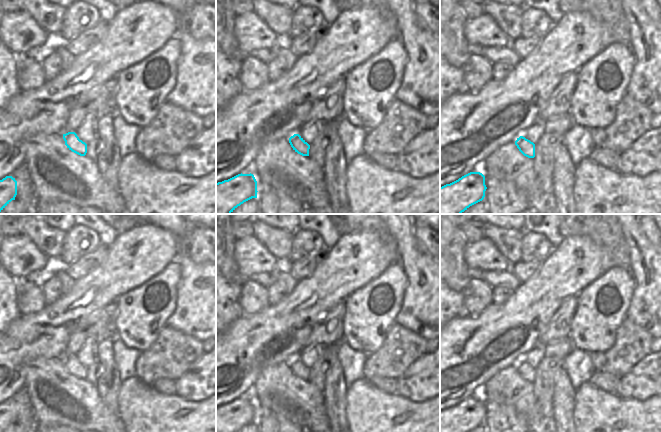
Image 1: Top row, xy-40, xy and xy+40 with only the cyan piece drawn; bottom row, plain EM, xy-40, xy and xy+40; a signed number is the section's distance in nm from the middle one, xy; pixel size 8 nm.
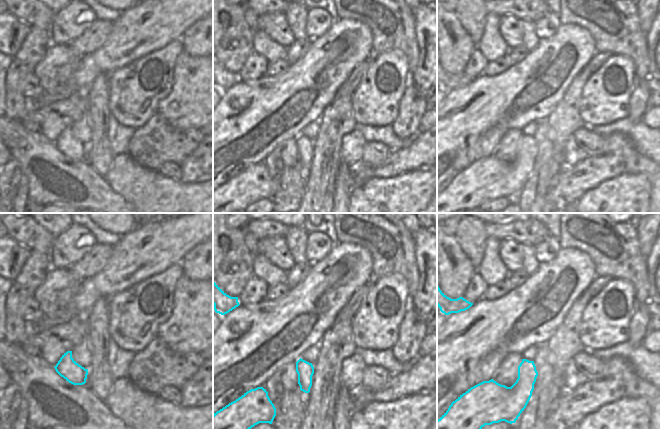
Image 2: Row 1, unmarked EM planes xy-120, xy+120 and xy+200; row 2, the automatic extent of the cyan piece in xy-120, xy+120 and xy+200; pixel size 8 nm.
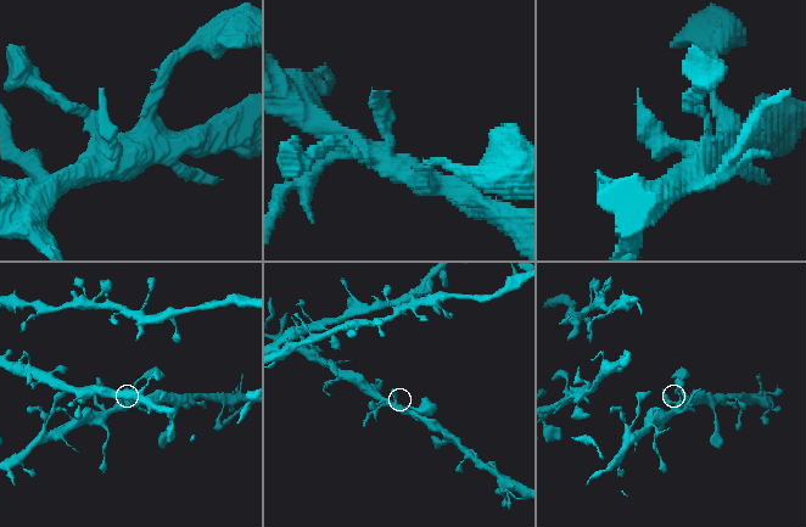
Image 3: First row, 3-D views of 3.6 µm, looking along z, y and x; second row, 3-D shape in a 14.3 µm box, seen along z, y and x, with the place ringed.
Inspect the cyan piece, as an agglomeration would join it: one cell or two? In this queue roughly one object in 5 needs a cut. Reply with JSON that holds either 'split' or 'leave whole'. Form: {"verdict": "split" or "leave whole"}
{"verdict": "leave whole"}

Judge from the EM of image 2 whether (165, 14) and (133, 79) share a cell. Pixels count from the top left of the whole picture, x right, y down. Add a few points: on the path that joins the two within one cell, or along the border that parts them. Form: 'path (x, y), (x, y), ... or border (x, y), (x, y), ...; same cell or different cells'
border (166, 44), (124, 66); different cells

